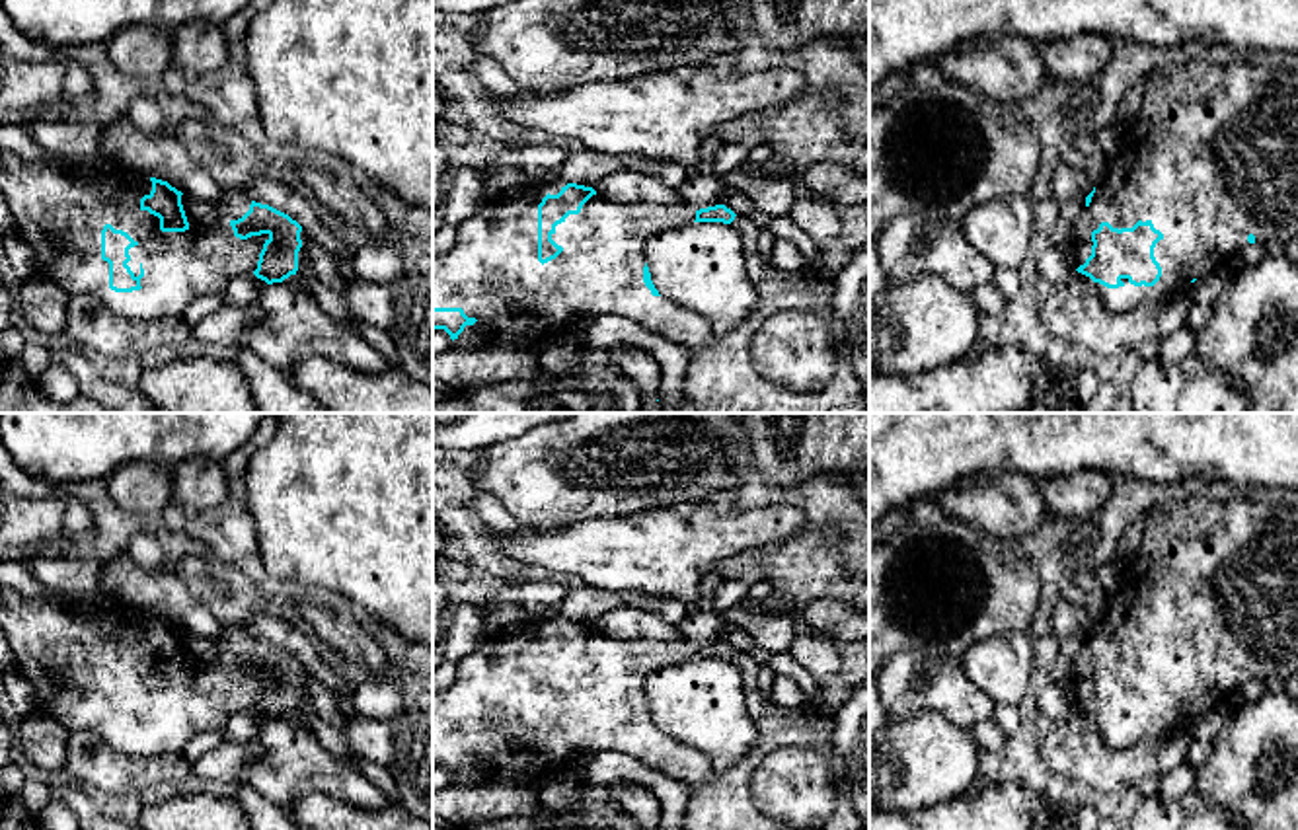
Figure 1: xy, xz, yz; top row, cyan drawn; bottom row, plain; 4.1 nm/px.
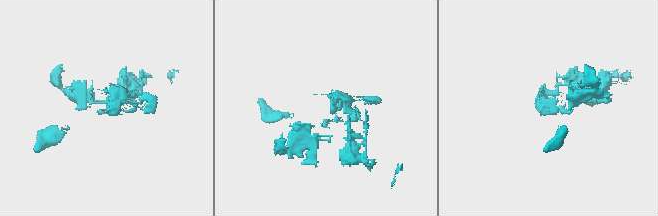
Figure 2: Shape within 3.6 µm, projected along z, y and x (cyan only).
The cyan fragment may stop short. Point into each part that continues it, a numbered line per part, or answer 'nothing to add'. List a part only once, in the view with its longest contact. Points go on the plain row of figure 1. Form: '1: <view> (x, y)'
1: yz (1213, 593)

